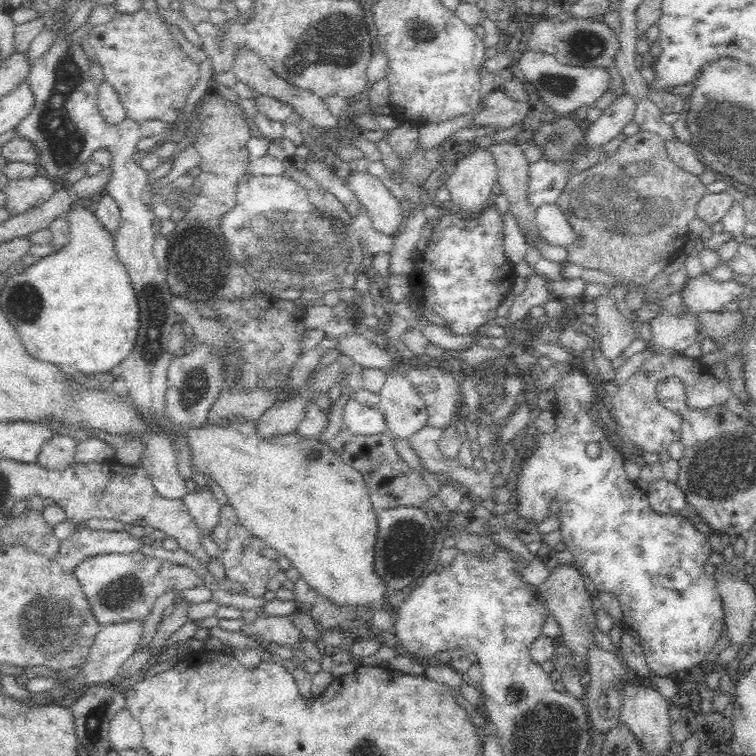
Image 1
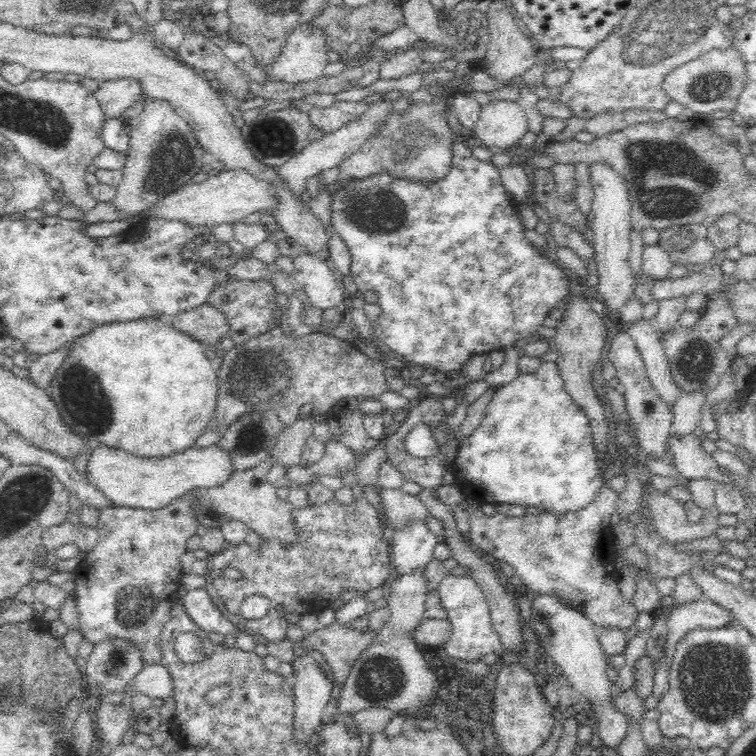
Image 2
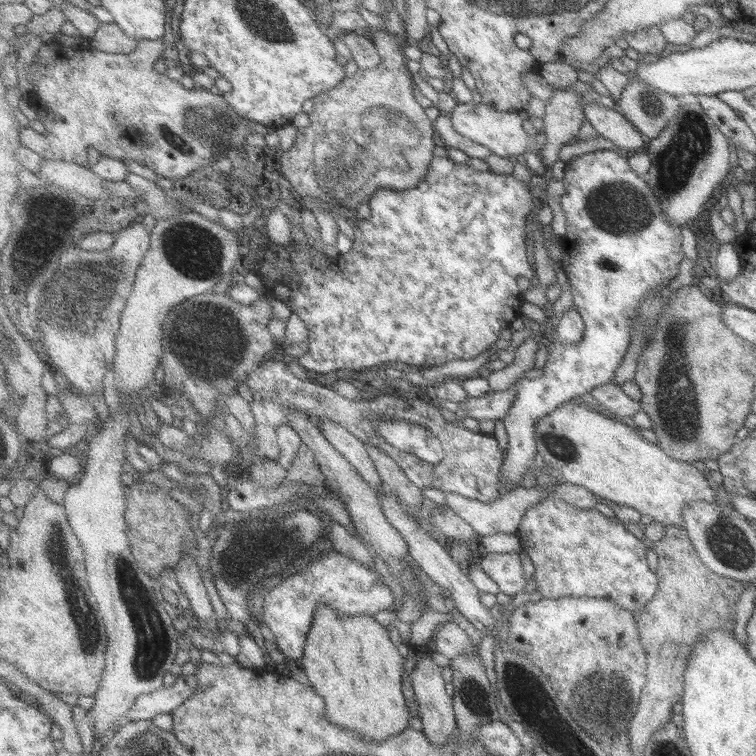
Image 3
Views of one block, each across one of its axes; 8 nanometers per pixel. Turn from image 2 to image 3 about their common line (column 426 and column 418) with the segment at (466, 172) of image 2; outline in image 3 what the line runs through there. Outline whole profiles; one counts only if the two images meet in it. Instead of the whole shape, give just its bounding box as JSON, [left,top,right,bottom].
[255,148,541,376]

